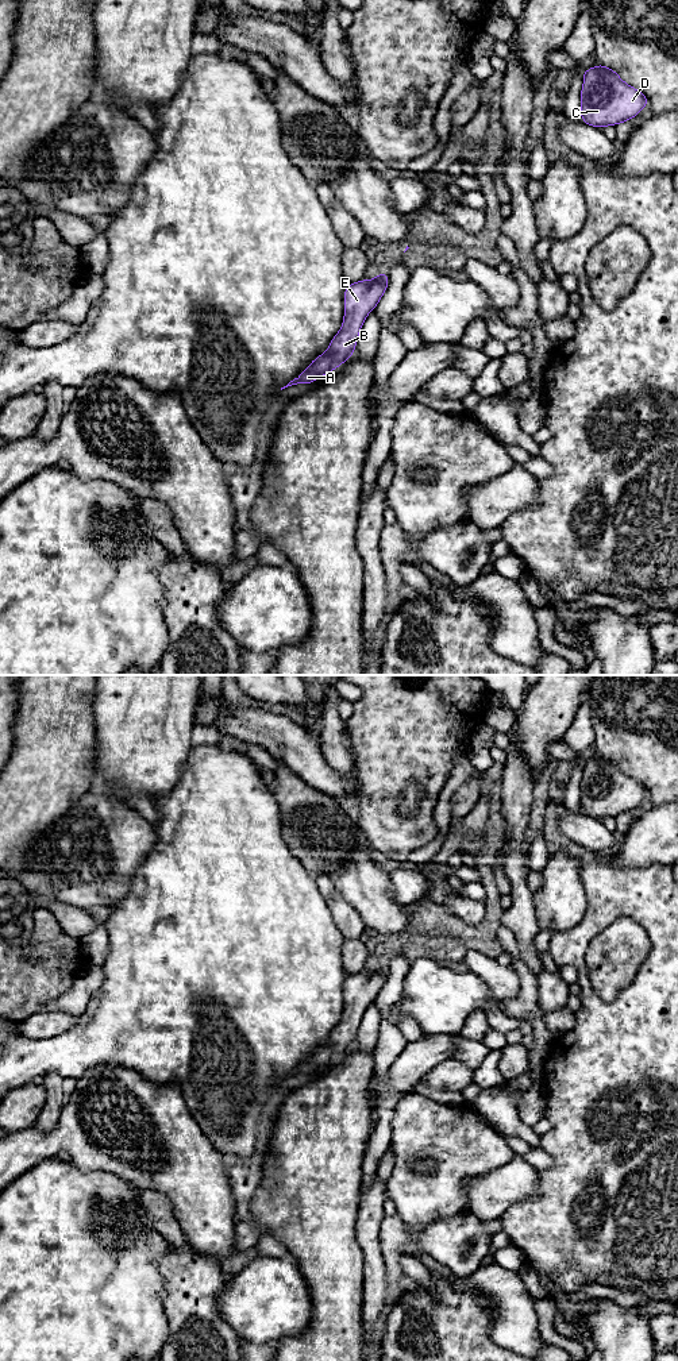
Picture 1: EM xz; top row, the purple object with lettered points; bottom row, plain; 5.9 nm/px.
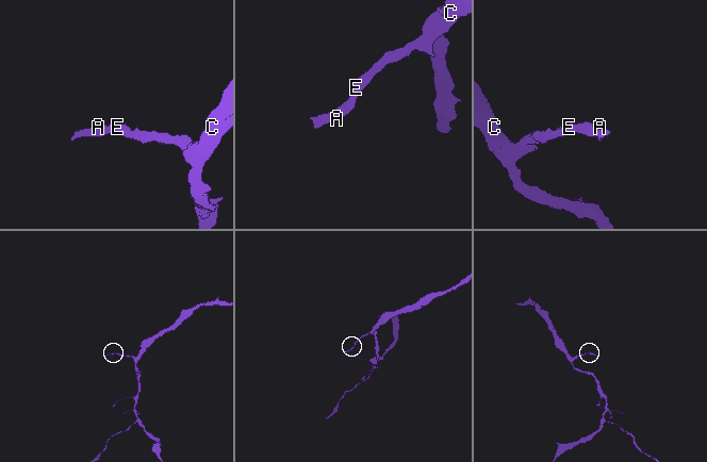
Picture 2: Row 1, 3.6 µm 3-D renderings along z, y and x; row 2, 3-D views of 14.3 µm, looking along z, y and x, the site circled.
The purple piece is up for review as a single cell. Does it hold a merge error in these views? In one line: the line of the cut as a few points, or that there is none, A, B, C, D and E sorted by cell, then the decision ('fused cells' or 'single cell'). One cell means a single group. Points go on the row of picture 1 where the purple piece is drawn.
cut none; groups A B C D E; single cell

